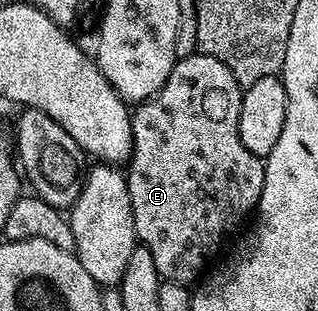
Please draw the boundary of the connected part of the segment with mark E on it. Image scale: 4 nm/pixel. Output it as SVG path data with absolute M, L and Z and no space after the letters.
M203 54L181 56L177 59L174 70L170 70L170 78L158 90L158 94L142 104L135 105L132 112L132 159L126 165L128 189L130 190L130 206L134 210L134 230L136 239L146 250L150 250L150 258L154 258L154 266L161 280L191 285L192 279L208 264L208 259L224 244L224 239L243 222L247 216L253 215L259 205L262 186L264 185L264 160L250 154L246 146L242 146L242 138L238 134L238 118L242 106L242 85L230 74L230 66L226 62L218 62L218 58Z

